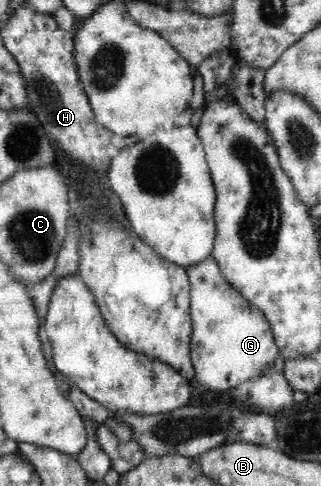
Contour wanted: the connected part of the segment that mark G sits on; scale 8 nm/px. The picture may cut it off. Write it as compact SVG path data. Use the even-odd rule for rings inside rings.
M205 258L187 270L190 281L190 307L192 334L190 335L190 356L194 367L193 381L204 385L210 391L228 391L235 385L251 381L261 375L282 373L285 359L276 345L273 330L257 306L245 301L239 292L227 283L221 275L219 264L212 258Z

